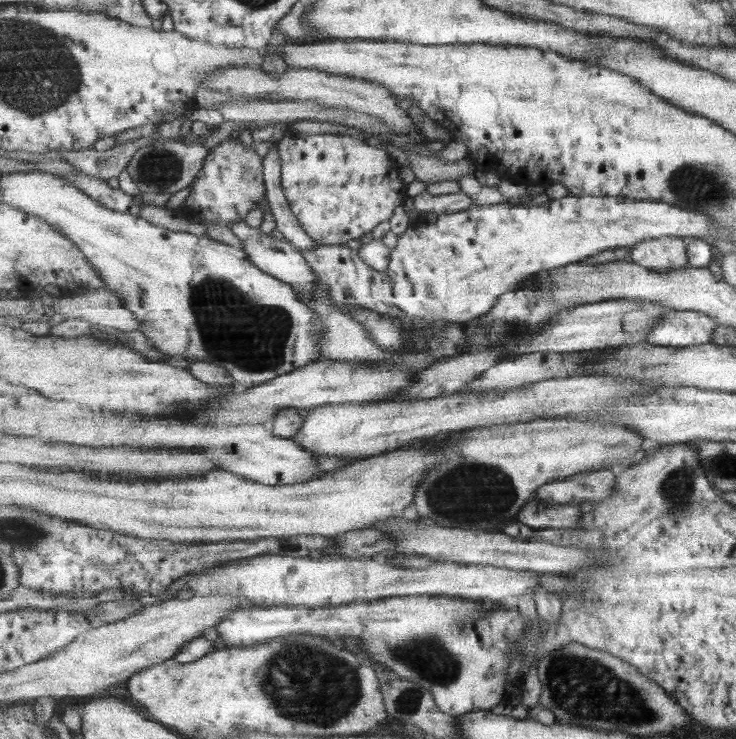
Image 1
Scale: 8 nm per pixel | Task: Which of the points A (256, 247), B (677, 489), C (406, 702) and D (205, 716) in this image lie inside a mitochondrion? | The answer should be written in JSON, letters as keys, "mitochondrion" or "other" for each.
{"A":"other","B":"mitochondrion","C":"mitochondrion","D":"other"}

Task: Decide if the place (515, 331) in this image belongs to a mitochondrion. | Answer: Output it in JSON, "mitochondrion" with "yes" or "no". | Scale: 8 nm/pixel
{"mitochondrion":"no"}

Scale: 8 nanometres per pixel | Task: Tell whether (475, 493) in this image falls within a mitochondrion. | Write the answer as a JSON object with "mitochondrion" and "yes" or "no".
{"mitochondrion":"yes"}

